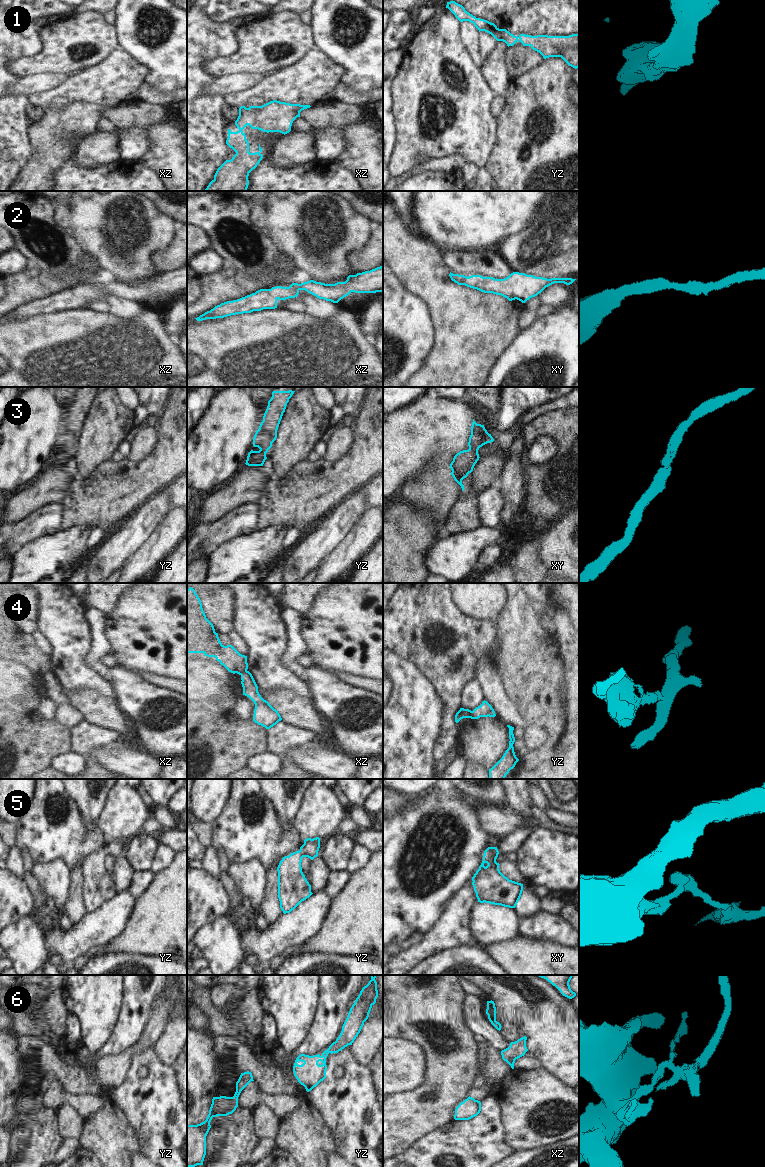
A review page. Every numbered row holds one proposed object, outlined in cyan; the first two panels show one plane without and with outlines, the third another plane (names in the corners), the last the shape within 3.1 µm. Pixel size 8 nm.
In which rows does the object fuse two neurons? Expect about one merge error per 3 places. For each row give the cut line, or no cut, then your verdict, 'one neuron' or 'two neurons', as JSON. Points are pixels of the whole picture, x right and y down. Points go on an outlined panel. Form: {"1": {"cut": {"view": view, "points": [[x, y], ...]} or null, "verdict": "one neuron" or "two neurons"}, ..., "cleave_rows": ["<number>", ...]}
{"1": {"cut": null, "verdict": "one neuron"}, "2": {"cut": null, "verdict": "one neuron"}, "3": {"cut": null, "verdict": "one neuron"}, "4": {"cut": {"view": "yz", "points": [[472, 711], [470, 717]]}, "verdict": "two neurons"}, "5": {"cut": null, "verdict": "one neuron"}, "6": {"cut": null, "verdict": "one neuron"}, "cleave_rows": ["4"]}

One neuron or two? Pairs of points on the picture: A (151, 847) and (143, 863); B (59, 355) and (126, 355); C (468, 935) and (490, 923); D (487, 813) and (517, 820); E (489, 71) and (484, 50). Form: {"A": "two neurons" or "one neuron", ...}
{"A": "one neuron", "B": "one neuron", "C": "two neurons", "D": "one neuron", "E": "two neurons"}

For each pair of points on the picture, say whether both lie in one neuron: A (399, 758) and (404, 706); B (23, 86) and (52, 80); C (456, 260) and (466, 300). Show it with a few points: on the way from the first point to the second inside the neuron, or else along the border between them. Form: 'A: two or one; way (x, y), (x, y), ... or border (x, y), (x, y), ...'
A: one; way (399, 745), (399, 737), (404, 731), (404, 719)
B: one; way (30, 85), (45, 81)
C: two; border (441, 251), (443, 263), (450, 271)

